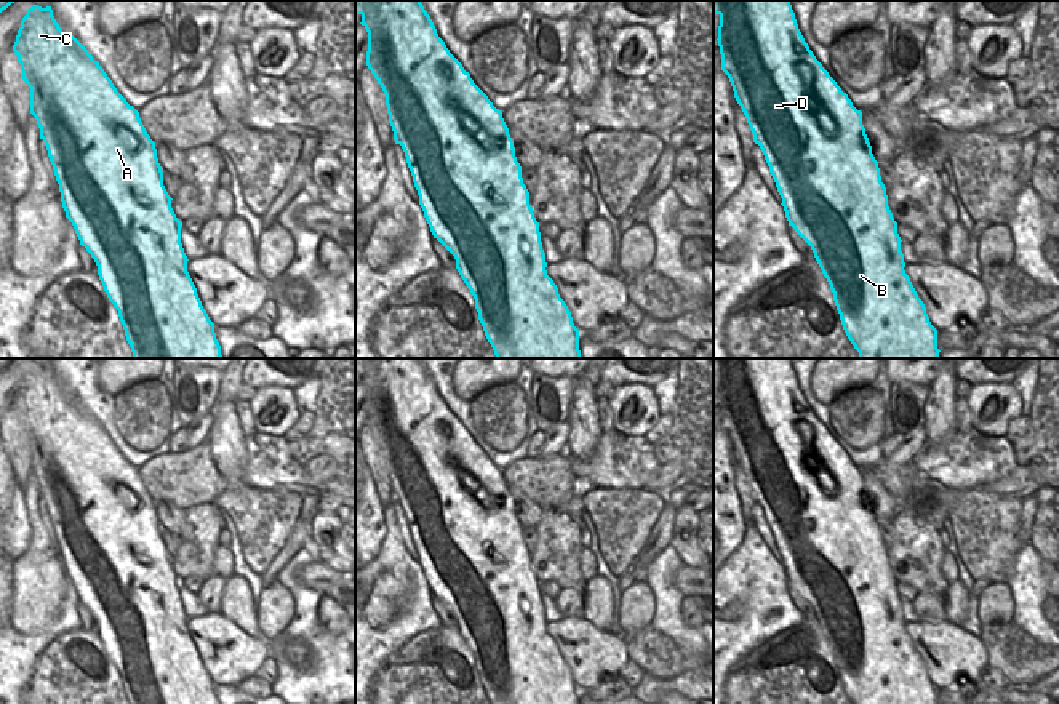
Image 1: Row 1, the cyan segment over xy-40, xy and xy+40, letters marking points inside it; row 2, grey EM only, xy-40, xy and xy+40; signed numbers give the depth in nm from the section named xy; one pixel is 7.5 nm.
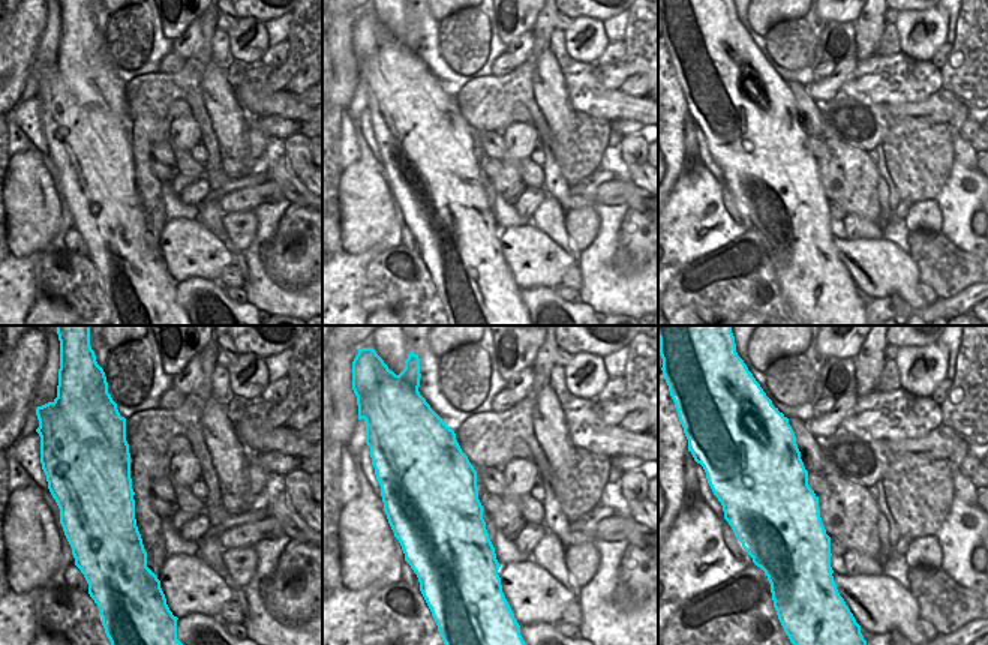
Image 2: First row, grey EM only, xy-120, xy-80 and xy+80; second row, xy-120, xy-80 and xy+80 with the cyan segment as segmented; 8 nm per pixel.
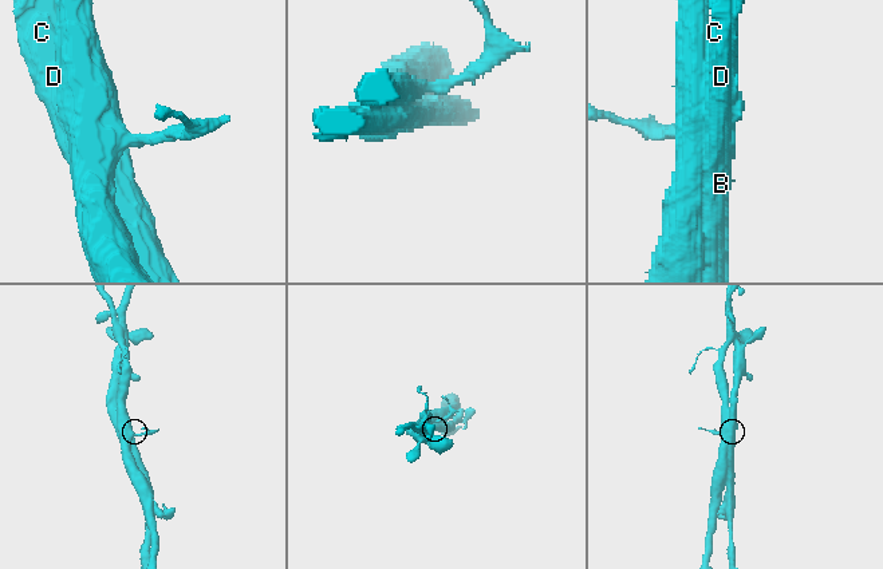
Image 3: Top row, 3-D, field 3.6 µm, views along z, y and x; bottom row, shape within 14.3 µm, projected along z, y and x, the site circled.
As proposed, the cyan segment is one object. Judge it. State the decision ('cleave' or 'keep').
cleave

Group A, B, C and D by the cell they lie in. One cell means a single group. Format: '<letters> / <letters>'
A / B C D

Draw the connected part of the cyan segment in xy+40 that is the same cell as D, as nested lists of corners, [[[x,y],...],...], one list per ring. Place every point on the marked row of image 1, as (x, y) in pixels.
[[[713,0],[713,13],[720,16],[717,40],[721,70],[731,82],[753,142],[765,155],[789,226],[811,246],[859,358],[939,358],[937,330],[904,270],[902,240],[888,206],[885,184],[880,182],[870,195],[851,197],[827,190],[822,197],[805,181],[805,171],[797,178],[787,173],[792,163],[806,165],[797,141],[806,139],[809,130],[830,126],[830,115],[817,123],[817,115],[811,112],[817,101],[813,82],[824,78],[837,85],[805,42],[790,0]]]

